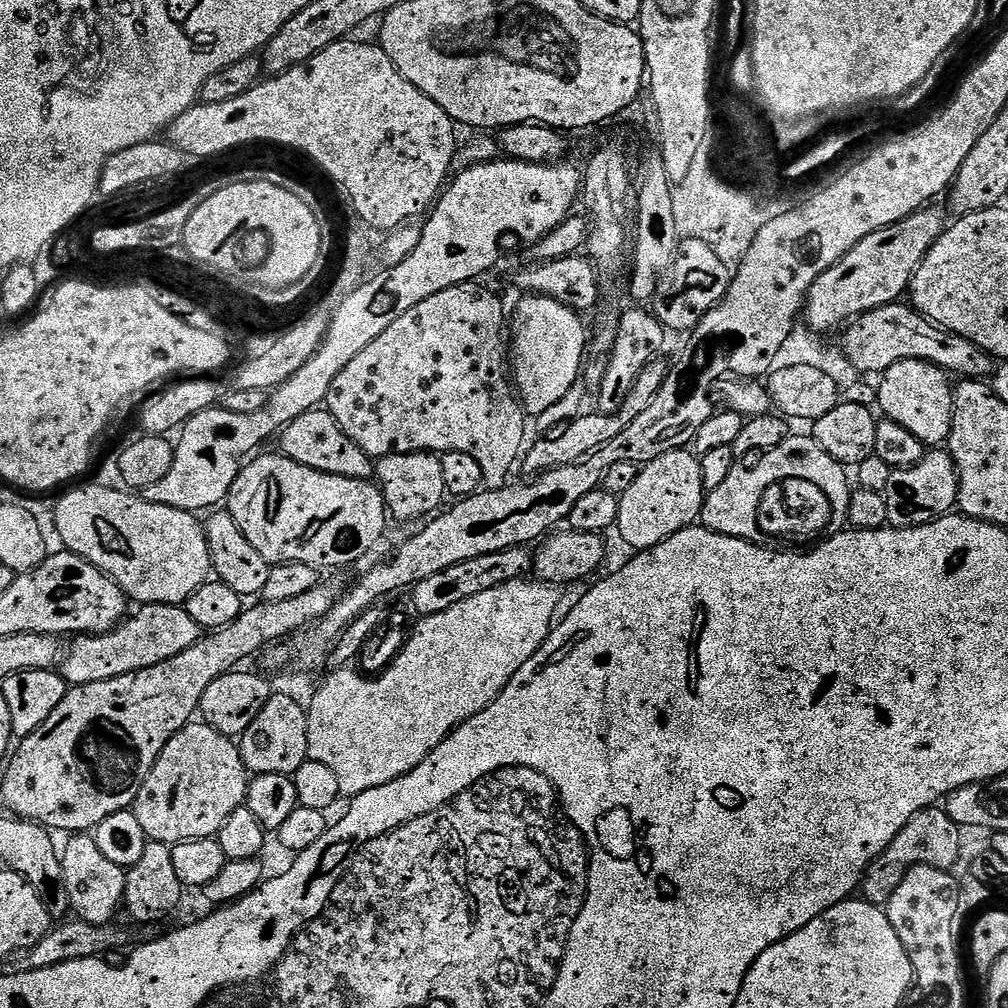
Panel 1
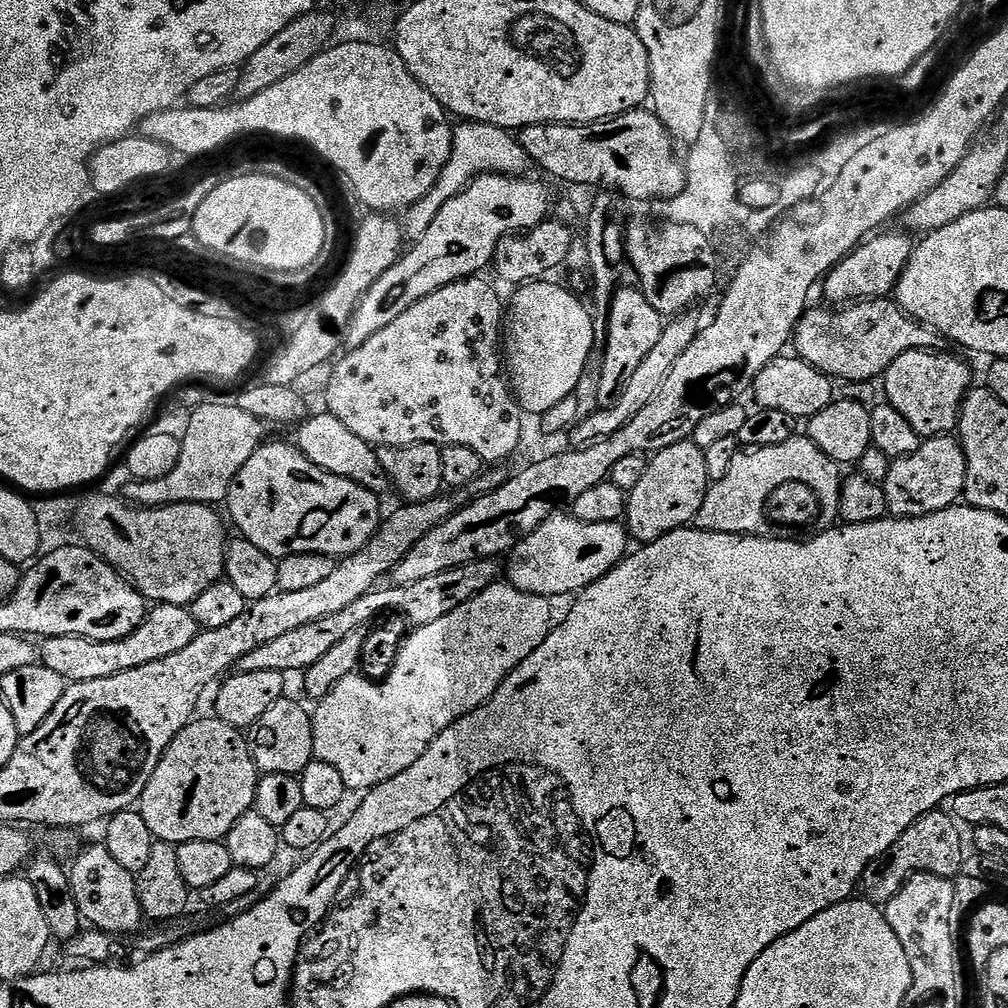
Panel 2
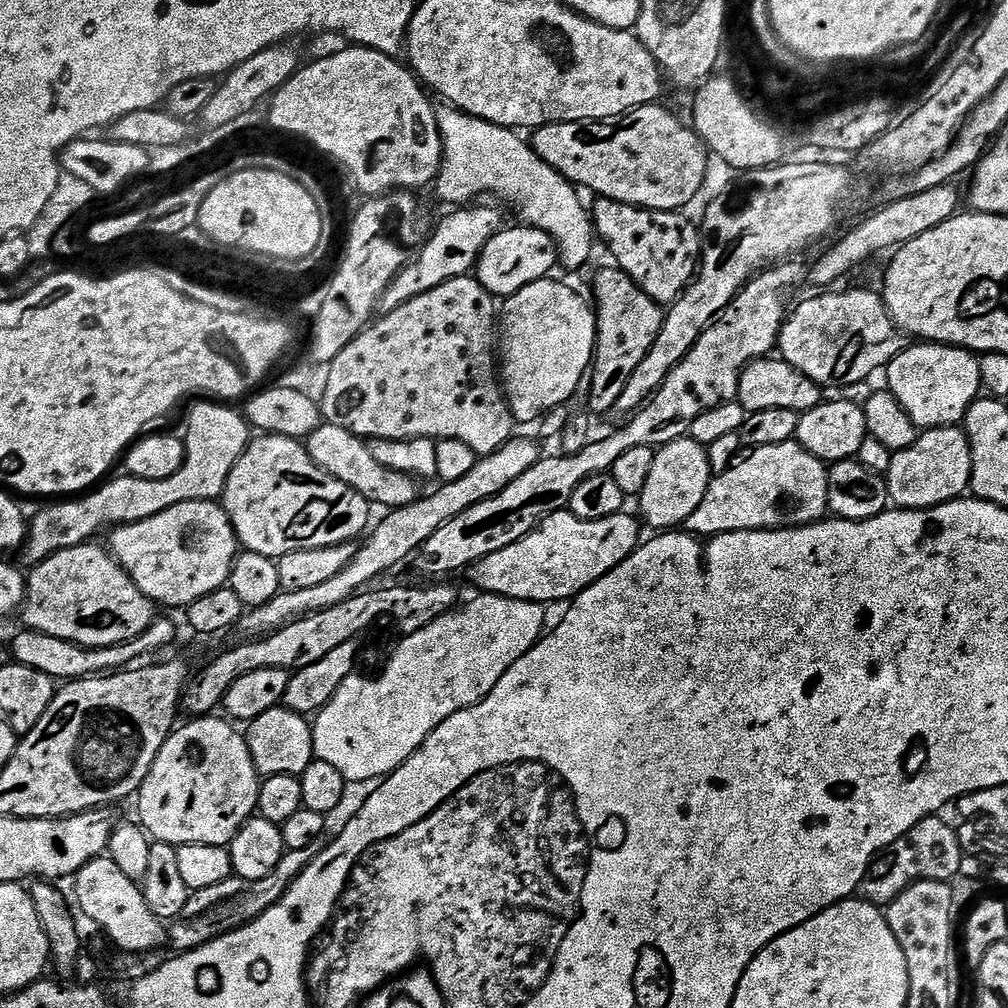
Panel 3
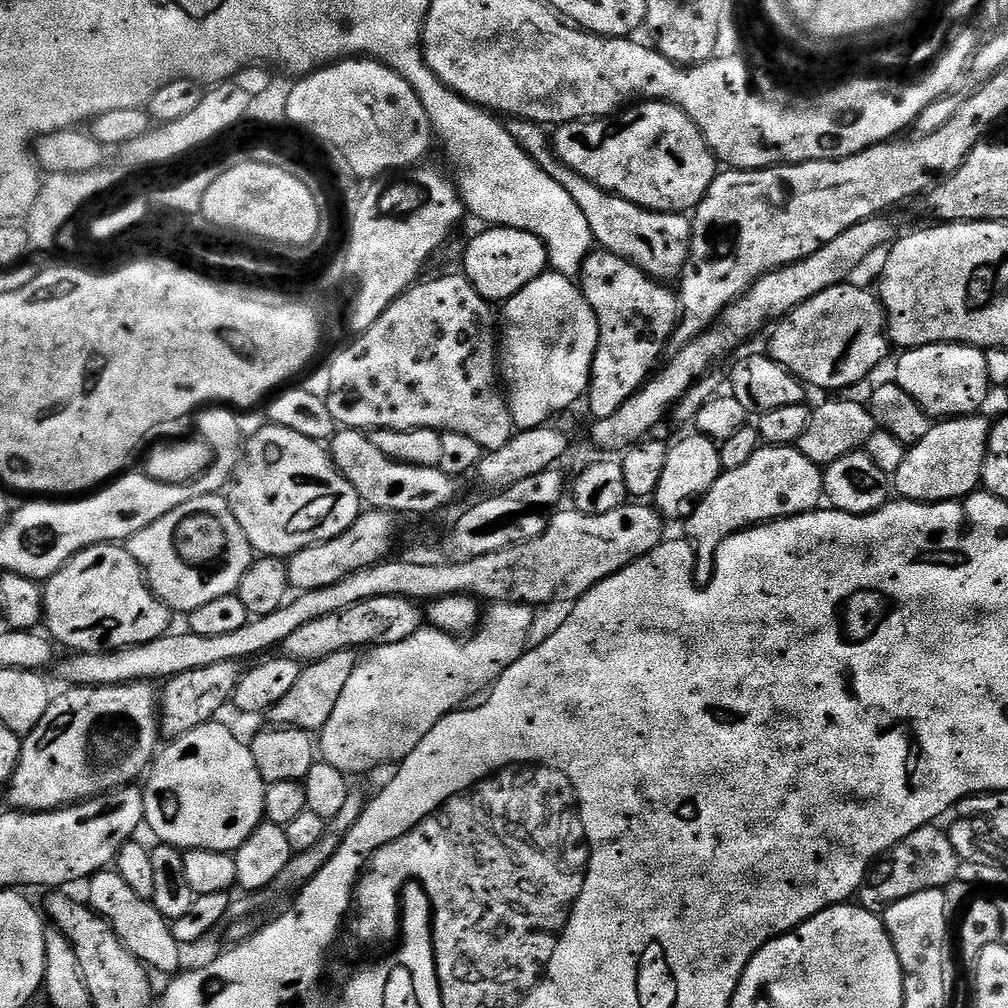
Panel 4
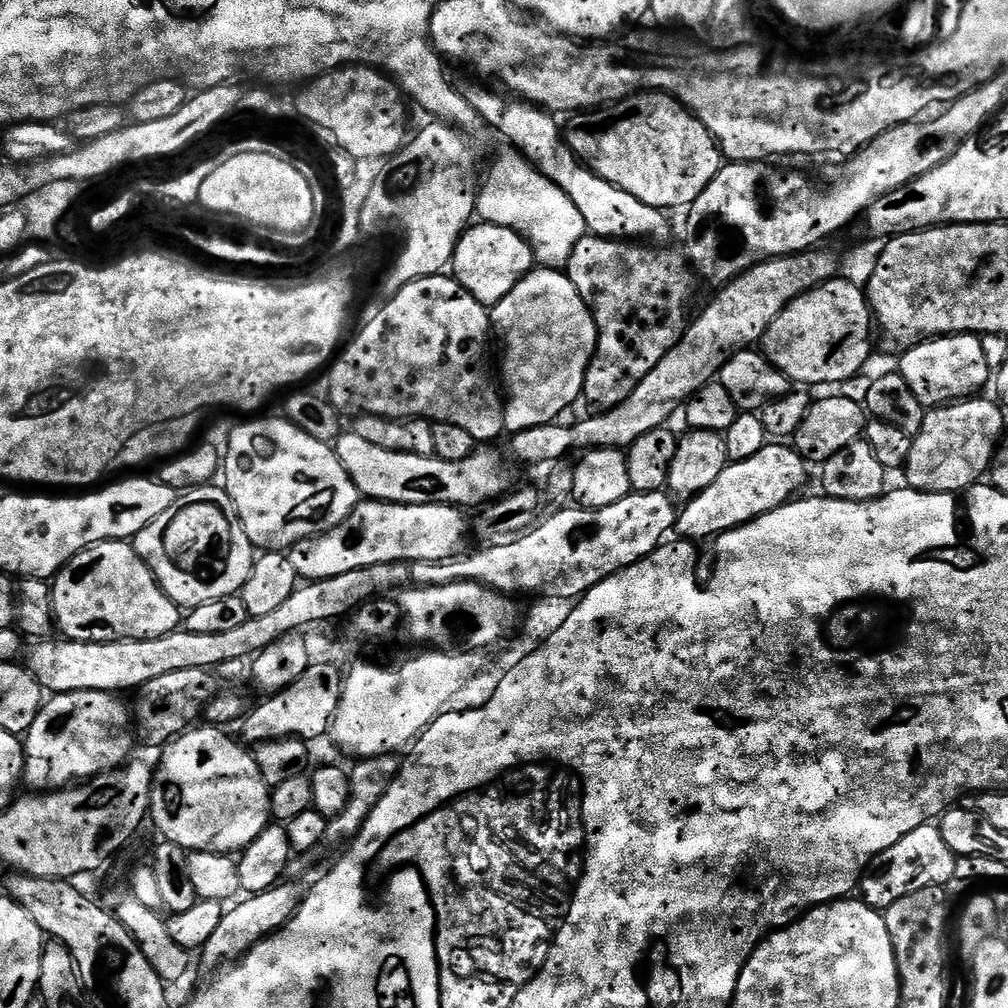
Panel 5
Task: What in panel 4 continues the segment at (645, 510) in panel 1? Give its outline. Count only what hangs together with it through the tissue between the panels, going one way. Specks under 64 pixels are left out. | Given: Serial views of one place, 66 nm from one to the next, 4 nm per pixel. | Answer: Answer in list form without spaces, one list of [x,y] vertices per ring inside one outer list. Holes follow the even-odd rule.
[[[691,434],[684,436],[675,445],[669,447],[666,454],[666,466],[662,469],[662,482],[658,482],[654,507],[665,521],[683,521],[714,486],[722,471],[720,466],[720,444],[708,436]]]

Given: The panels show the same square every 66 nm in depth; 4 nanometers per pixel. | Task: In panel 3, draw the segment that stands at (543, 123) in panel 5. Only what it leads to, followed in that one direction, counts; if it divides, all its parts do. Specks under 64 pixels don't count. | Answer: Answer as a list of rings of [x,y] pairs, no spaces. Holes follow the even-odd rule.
[[[603,198],[591,205],[594,232],[608,243],[615,267],[630,277],[655,304],[670,306],[697,275],[702,251],[702,232],[683,211],[653,212],[617,200]]]

